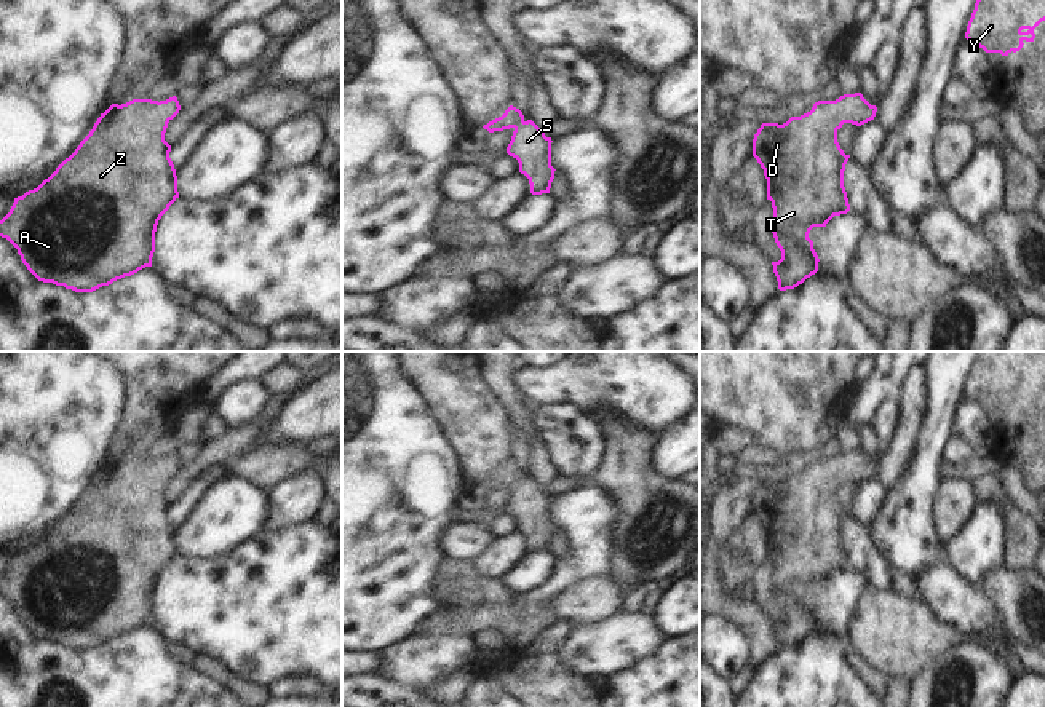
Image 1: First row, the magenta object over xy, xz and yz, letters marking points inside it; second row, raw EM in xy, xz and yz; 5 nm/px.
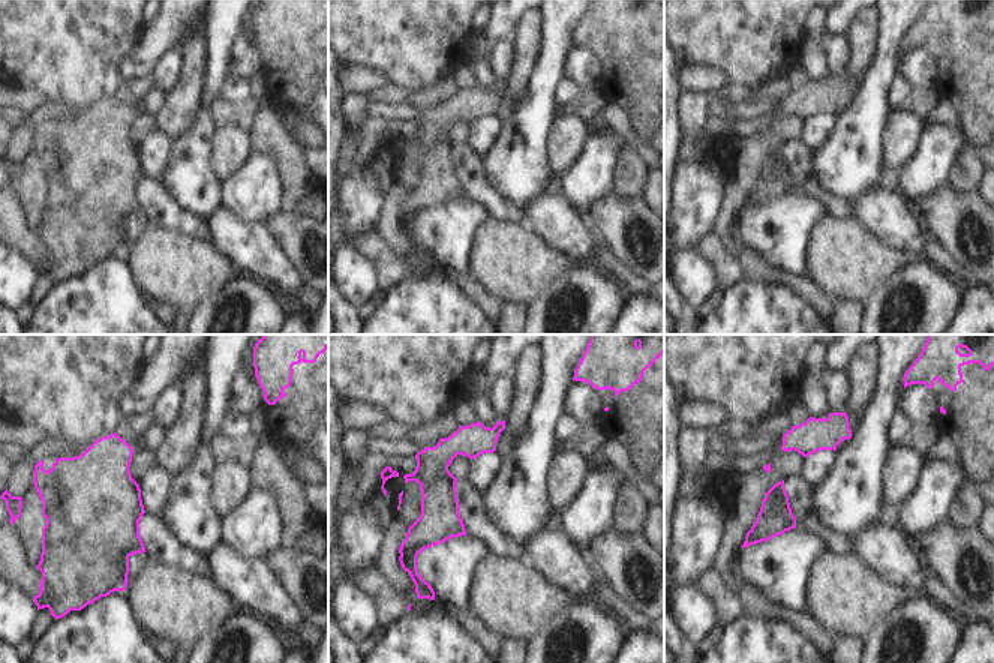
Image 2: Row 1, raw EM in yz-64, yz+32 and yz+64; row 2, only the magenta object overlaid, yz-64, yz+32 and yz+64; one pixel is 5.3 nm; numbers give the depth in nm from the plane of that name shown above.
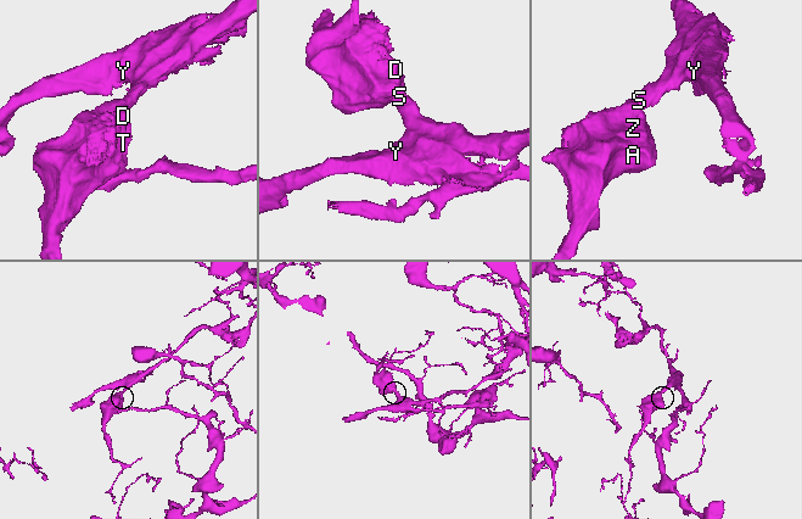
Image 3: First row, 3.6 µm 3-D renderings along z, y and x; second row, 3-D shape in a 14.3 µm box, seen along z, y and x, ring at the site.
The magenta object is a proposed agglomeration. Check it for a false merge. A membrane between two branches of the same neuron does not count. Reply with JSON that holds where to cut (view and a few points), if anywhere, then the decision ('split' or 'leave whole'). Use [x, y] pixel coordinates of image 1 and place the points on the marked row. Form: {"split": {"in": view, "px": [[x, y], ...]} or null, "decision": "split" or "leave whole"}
{"split": null, "decision": "leave whole"}

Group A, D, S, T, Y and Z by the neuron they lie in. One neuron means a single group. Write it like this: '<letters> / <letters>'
A D S T Y Z

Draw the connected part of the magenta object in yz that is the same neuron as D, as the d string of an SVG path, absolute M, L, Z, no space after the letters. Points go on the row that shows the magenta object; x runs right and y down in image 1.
M861 93L844 94L836 101L818 101L812 110L791 117L786 123L762 123L753 139L753 156L767 179L767 200L772 201L772 233L781 251L781 259L772 262L778 289L794 289L818 271L818 255L809 233L850 211L844 187L844 171L850 155L837 142L844 123L861 126L874 120L877 112Z

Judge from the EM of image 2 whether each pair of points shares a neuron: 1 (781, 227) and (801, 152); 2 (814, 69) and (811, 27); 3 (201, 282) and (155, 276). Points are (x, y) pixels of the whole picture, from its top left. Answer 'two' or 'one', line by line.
1: two
2: one
3: one

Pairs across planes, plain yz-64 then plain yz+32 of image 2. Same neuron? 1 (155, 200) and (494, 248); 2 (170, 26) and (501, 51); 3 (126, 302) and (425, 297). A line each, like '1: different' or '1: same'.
1: different
2: different
3: same

